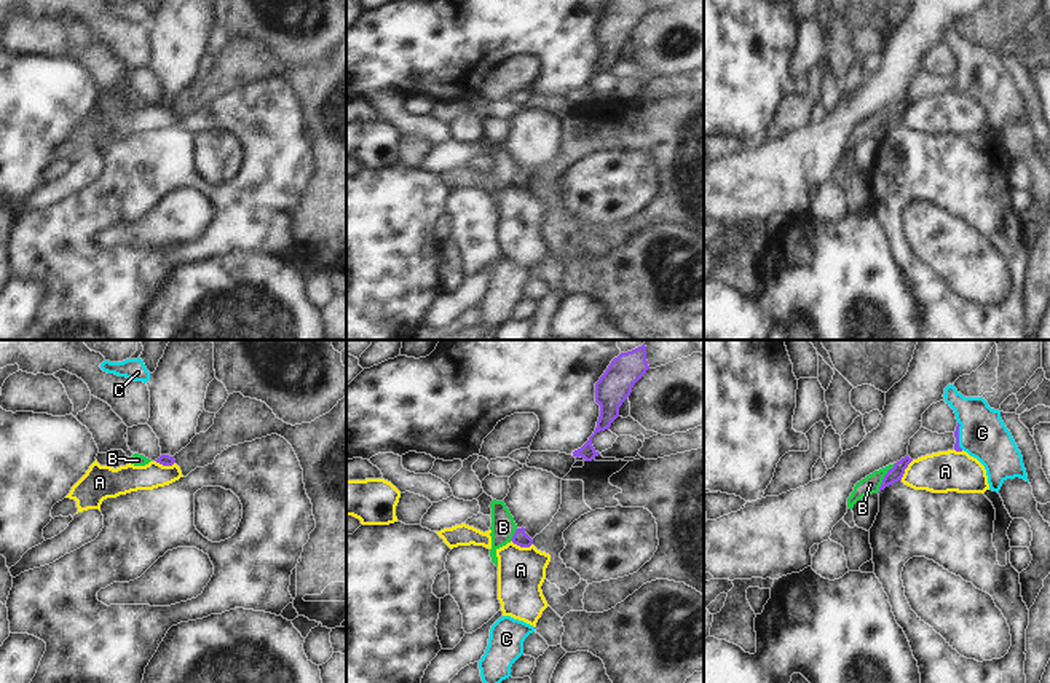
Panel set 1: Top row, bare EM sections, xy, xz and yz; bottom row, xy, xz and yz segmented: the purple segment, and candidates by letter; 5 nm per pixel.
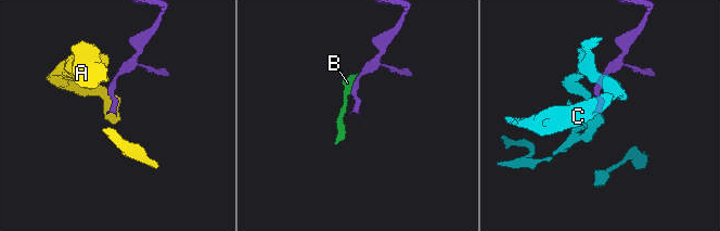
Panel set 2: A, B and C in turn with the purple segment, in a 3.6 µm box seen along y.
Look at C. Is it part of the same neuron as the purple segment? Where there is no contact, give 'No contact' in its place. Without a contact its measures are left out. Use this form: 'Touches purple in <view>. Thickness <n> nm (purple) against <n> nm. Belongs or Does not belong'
Touches purple in yz. Thickness 30 nm (purple) against 240 nm. Belongs.

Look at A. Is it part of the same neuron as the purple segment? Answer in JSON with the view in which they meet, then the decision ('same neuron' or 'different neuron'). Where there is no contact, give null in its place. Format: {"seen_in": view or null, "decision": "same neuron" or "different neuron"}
{"seen_in": "xz", "decision": "different neuron"}

